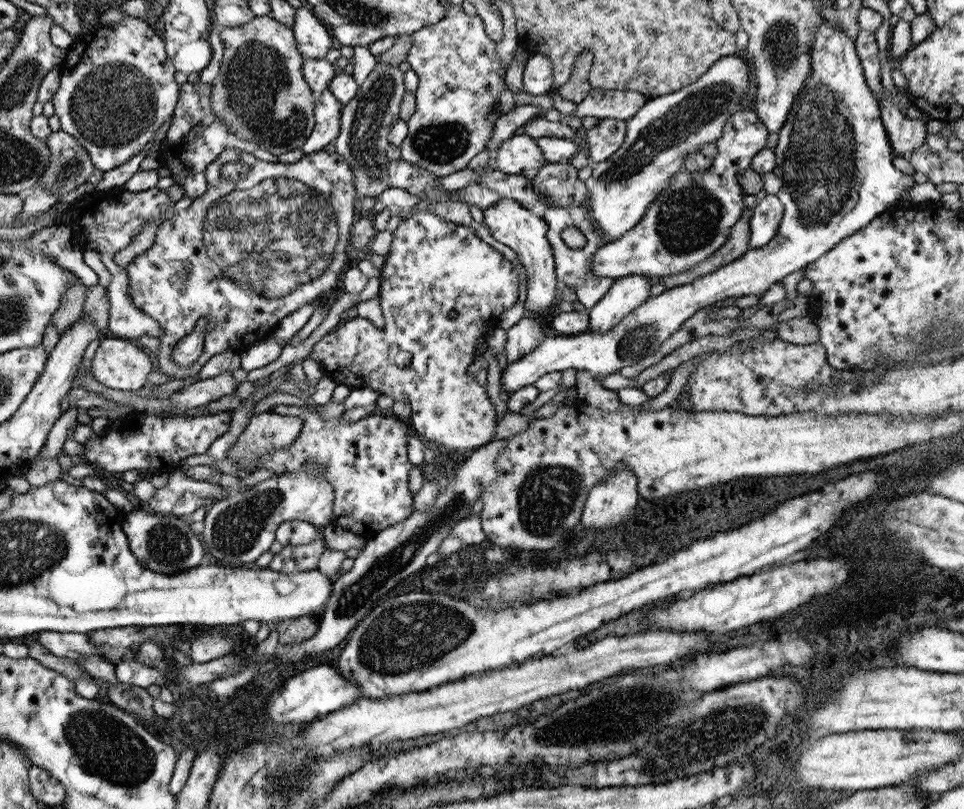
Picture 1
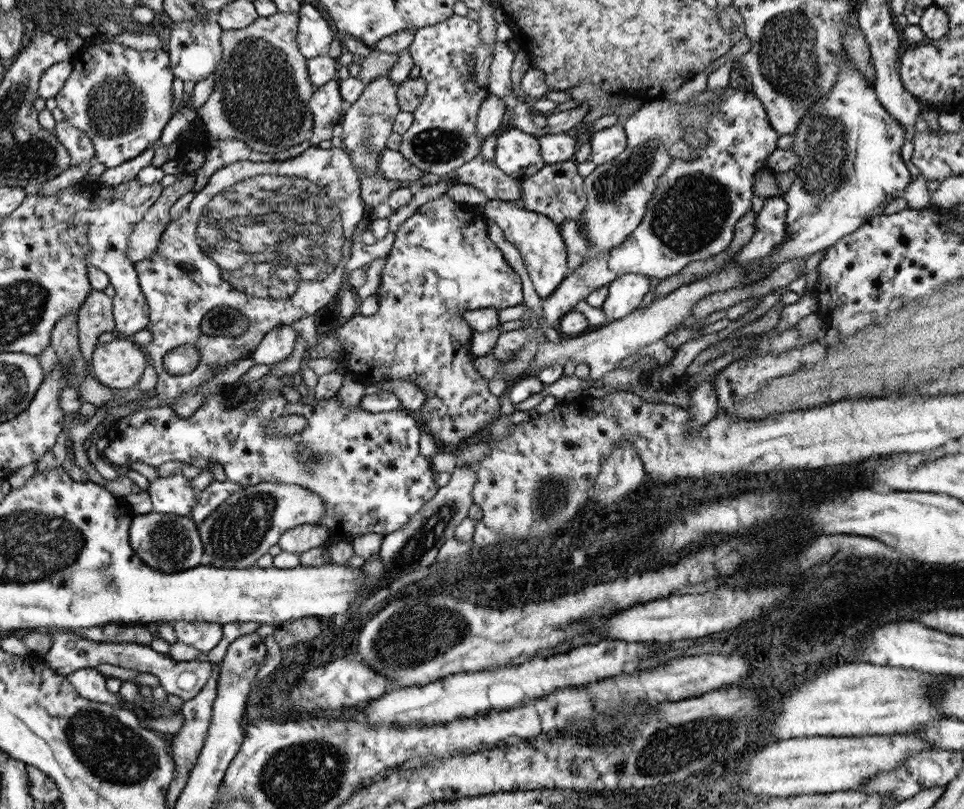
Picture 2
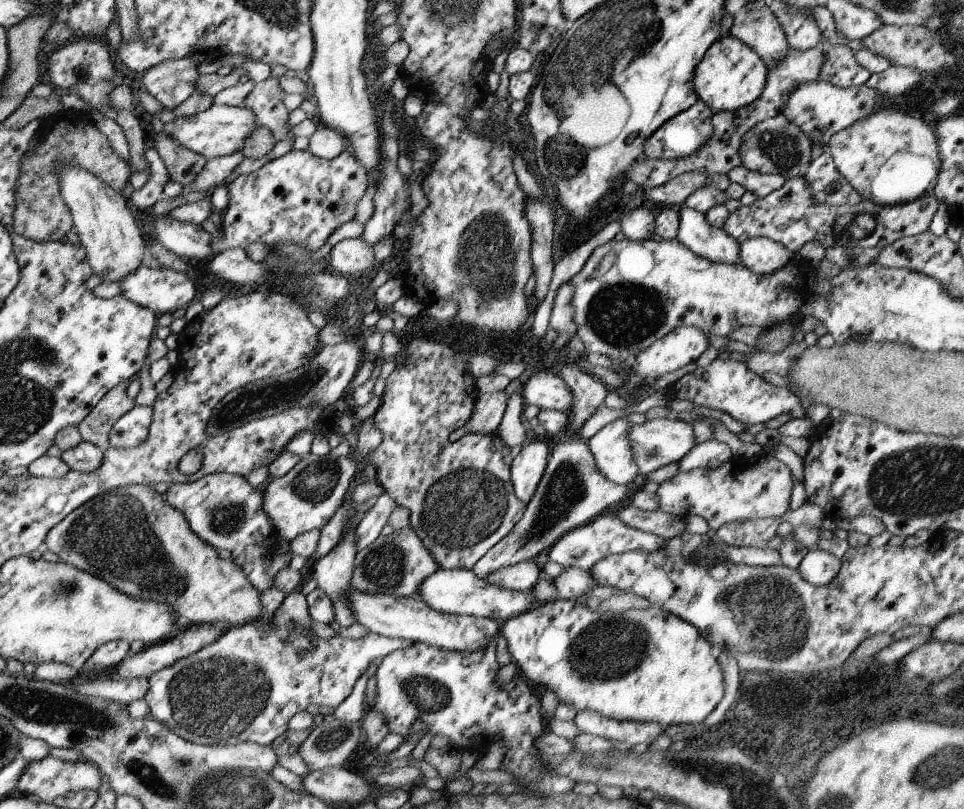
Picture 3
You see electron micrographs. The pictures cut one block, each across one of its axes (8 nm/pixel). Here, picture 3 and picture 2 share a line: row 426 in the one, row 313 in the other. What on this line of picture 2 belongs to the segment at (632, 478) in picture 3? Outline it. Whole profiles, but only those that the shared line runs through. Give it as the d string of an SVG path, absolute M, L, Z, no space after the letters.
M627 272L619 278L615 278L607 286L607 298L601 306L601 312L605 316L603 324L611 324L613 320L625 318L633 310L637 310L641 298L649 292L649 278L641 274Z

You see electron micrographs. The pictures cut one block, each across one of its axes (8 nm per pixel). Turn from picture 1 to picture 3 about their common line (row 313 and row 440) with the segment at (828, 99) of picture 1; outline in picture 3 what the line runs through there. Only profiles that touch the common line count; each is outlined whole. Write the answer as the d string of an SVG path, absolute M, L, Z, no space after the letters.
M667 418L665 420L647 420L641 426L631 424L629 442L631 442L631 448L633 448L633 460L639 466L641 478L653 474L655 470L659 470L659 468L663 468L667 464L679 462L691 448L697 446L691 424L681 422L677 418L675 420L667 420Z

